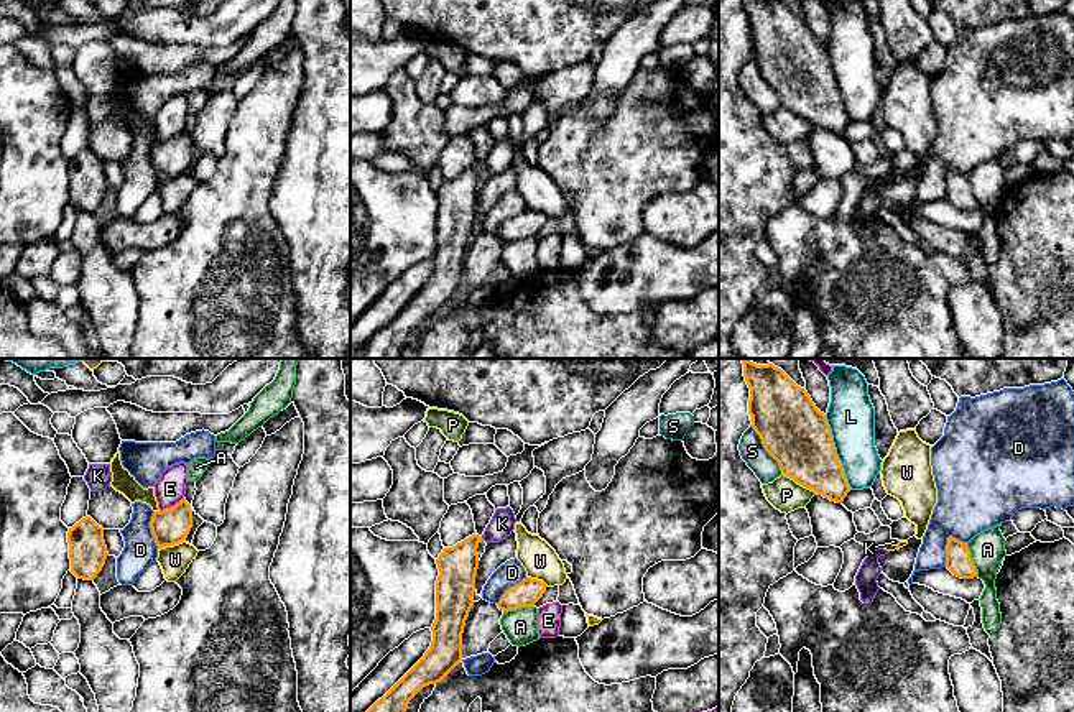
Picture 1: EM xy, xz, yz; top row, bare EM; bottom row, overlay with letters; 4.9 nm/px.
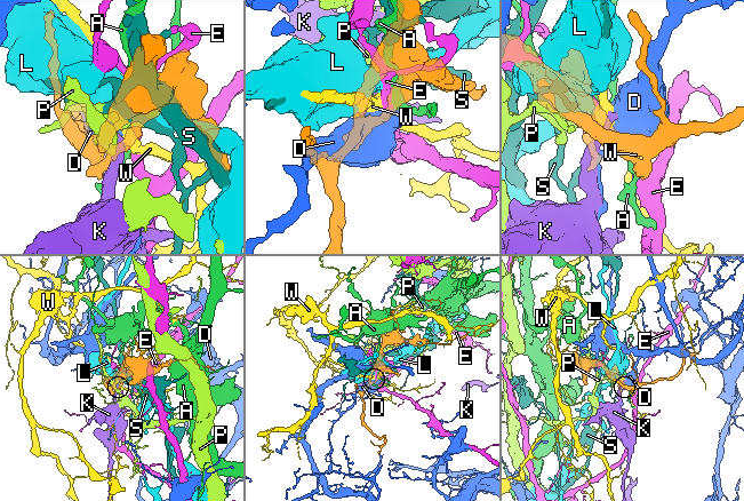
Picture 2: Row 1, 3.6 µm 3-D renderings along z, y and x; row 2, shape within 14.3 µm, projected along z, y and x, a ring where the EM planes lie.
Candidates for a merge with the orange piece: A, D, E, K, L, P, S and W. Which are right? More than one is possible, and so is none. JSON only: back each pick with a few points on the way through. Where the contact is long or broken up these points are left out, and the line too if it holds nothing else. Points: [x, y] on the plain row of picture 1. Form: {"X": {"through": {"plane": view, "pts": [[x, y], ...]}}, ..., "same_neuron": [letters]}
{"same_neuron": ["D"]}

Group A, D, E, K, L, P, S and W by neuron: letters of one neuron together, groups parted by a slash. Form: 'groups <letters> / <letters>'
groups A / D / E / K / L / P / S / W

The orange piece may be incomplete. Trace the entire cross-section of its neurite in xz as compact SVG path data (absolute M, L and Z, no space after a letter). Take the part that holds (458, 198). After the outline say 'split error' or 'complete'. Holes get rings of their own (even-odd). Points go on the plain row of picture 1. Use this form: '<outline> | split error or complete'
M472 166L452 179L444 179L436 191L436 252L431 258L433 273L424 288L365 345L363 358L401 358L410 332L426 317L441 314L462 293L462 265L474 237L475 207L479 201L477 179L482 168Z | complete

